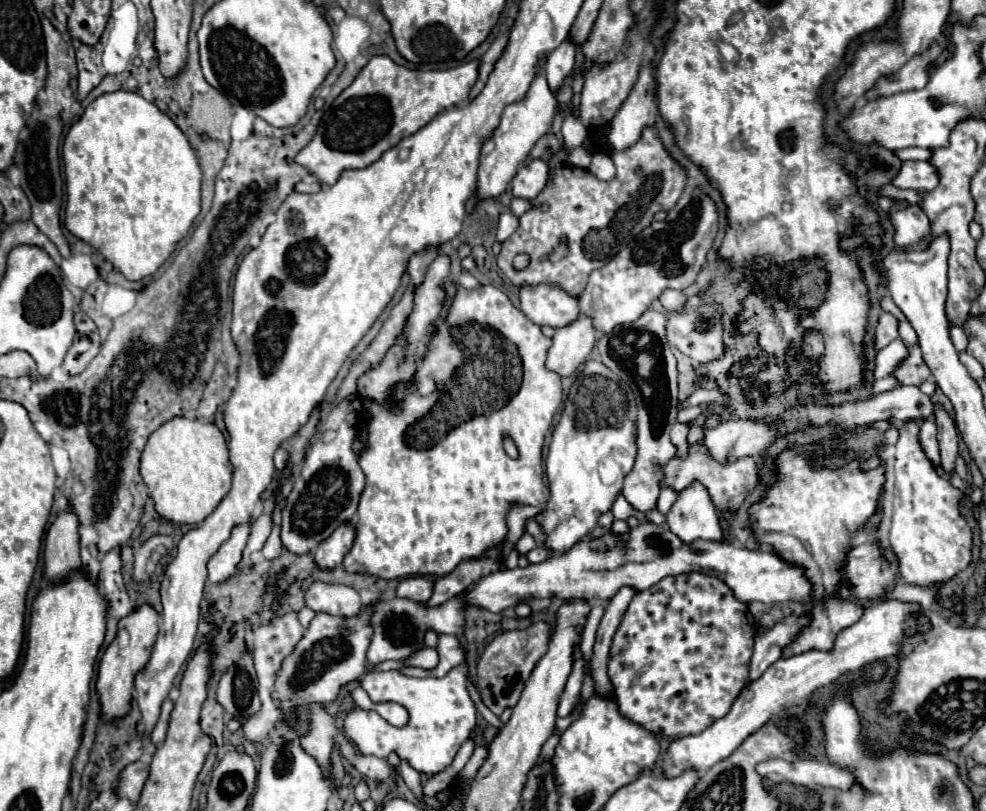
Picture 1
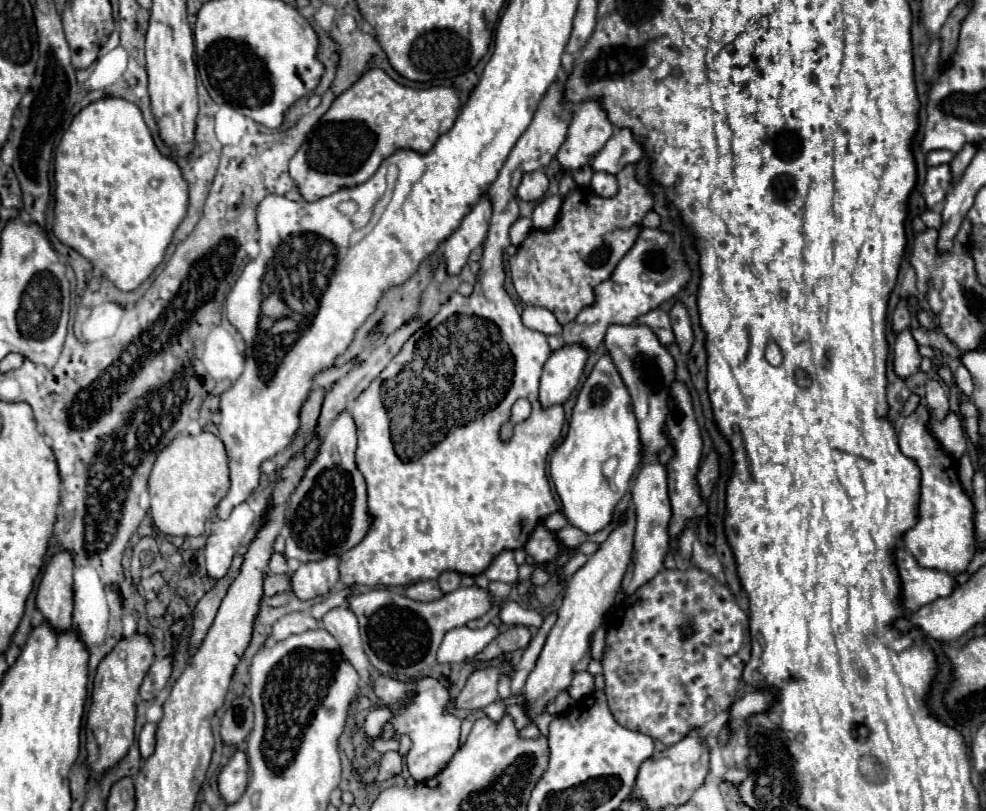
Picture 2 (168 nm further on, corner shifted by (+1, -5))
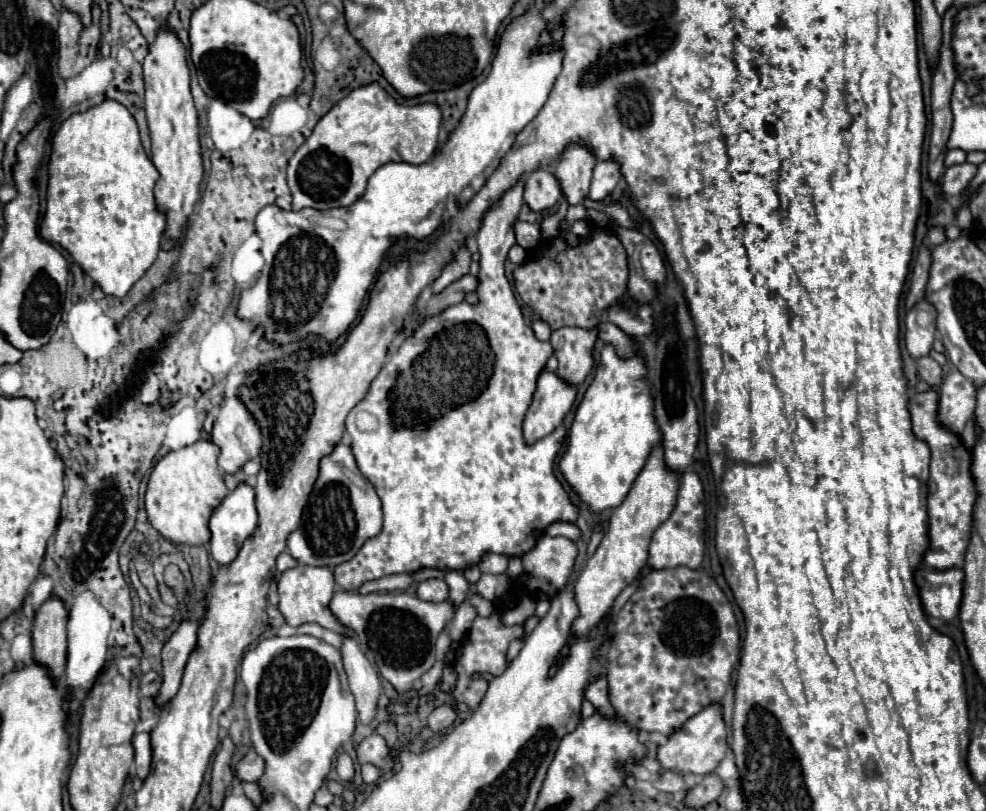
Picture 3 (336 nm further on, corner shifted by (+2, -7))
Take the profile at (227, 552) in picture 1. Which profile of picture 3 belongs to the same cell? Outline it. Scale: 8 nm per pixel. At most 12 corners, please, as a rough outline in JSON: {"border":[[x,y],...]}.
{"border":[[241,482],[213,512],[211,554],[235,560],[257,528],[253,486]]}

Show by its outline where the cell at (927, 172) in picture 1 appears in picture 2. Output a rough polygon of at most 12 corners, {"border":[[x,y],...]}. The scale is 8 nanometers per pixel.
{"border":[[950,166],[928,168],[922,184],[926,206],[934,208],[950,188]]}

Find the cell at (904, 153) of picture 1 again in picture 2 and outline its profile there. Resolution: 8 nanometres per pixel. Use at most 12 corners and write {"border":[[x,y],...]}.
{"border":[[934,150],[926,154],[926,166],[952,160],[952,152]]}

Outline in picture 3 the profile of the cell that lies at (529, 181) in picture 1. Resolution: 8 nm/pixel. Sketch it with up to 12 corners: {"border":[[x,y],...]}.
{"border":[[547,170],[525,180],[525,202],[533,212],[551,210],[563,196]]}

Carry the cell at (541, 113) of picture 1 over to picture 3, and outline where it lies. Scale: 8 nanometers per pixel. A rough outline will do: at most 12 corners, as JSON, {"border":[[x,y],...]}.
{"border":[[465,246],[433,282],[435,294],[469,272],[471,254]]}

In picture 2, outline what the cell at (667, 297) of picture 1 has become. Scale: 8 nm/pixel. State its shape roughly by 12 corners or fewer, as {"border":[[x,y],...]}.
{"border":[[680,300],[670,310],[676,342],[688,352],[694,336],[688,310]]}

